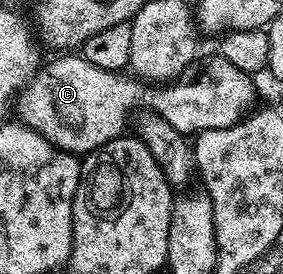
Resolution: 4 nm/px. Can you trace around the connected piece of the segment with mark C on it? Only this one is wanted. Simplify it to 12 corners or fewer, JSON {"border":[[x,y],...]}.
{"border":[[62,56],[21,119],[64,152],[127,131],[141,79]]}

